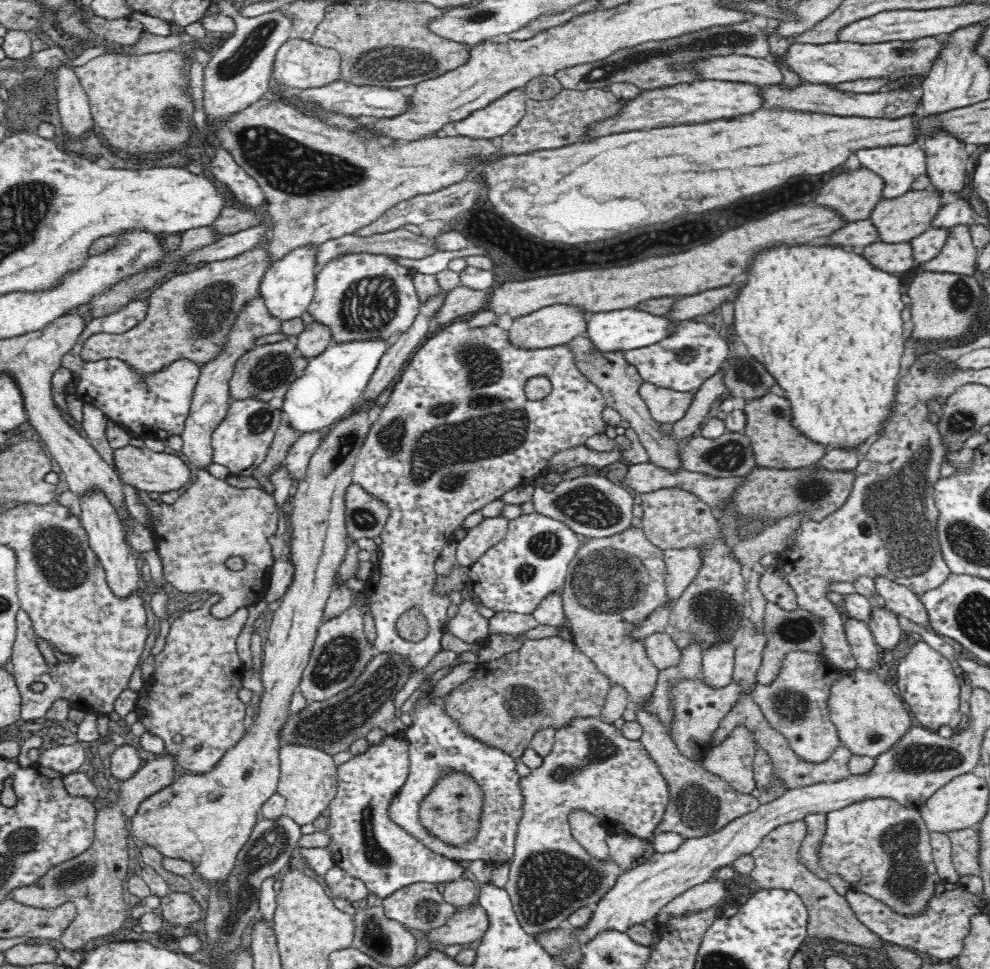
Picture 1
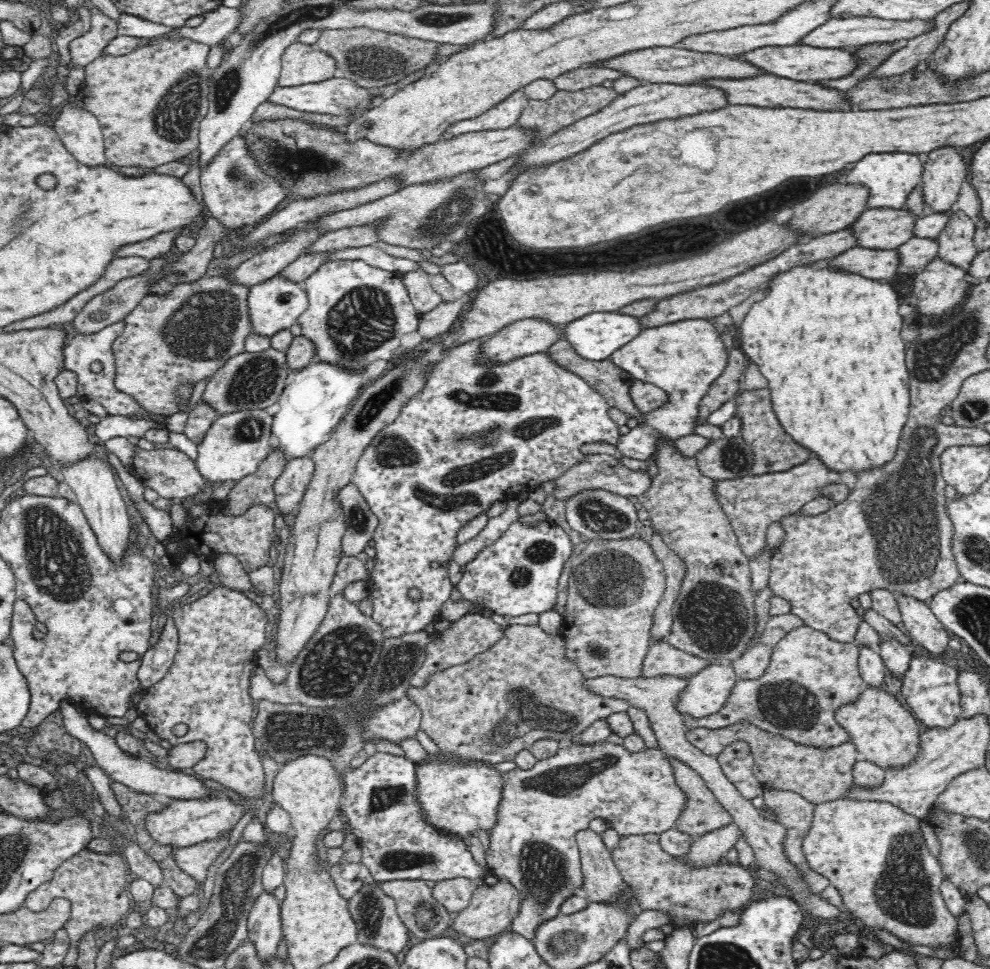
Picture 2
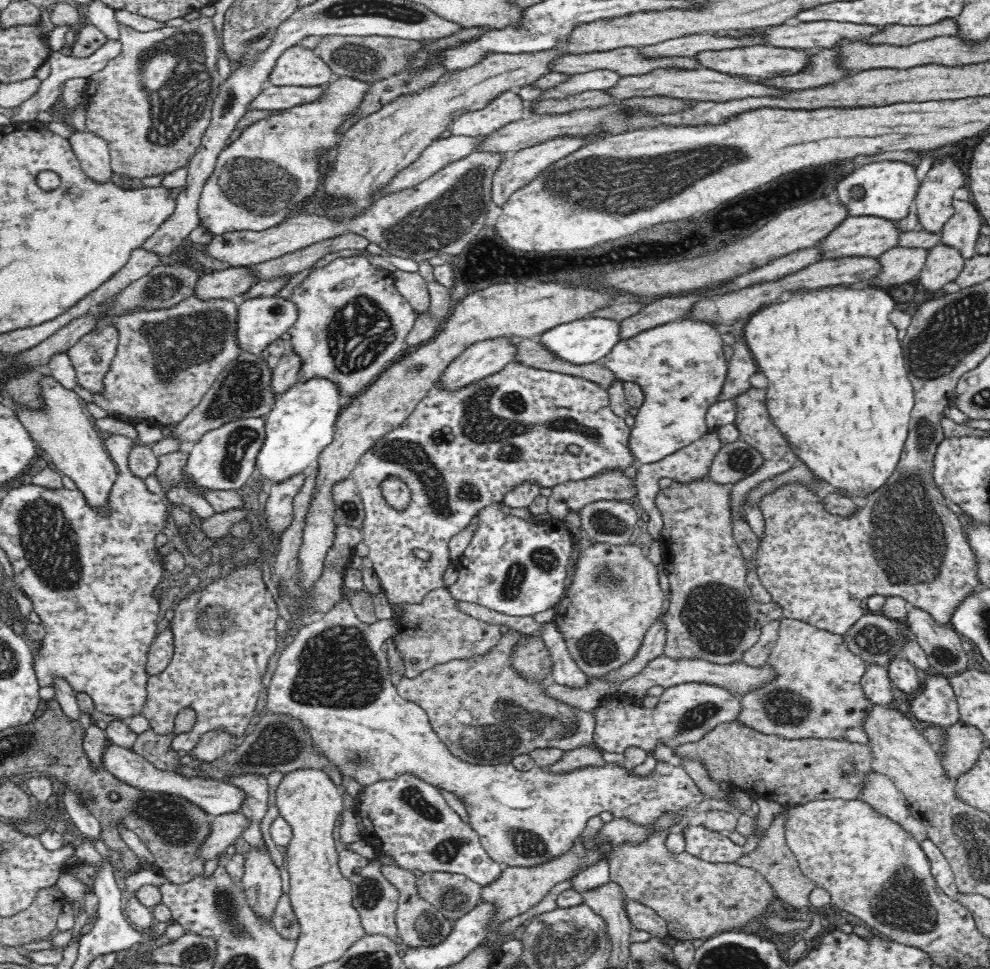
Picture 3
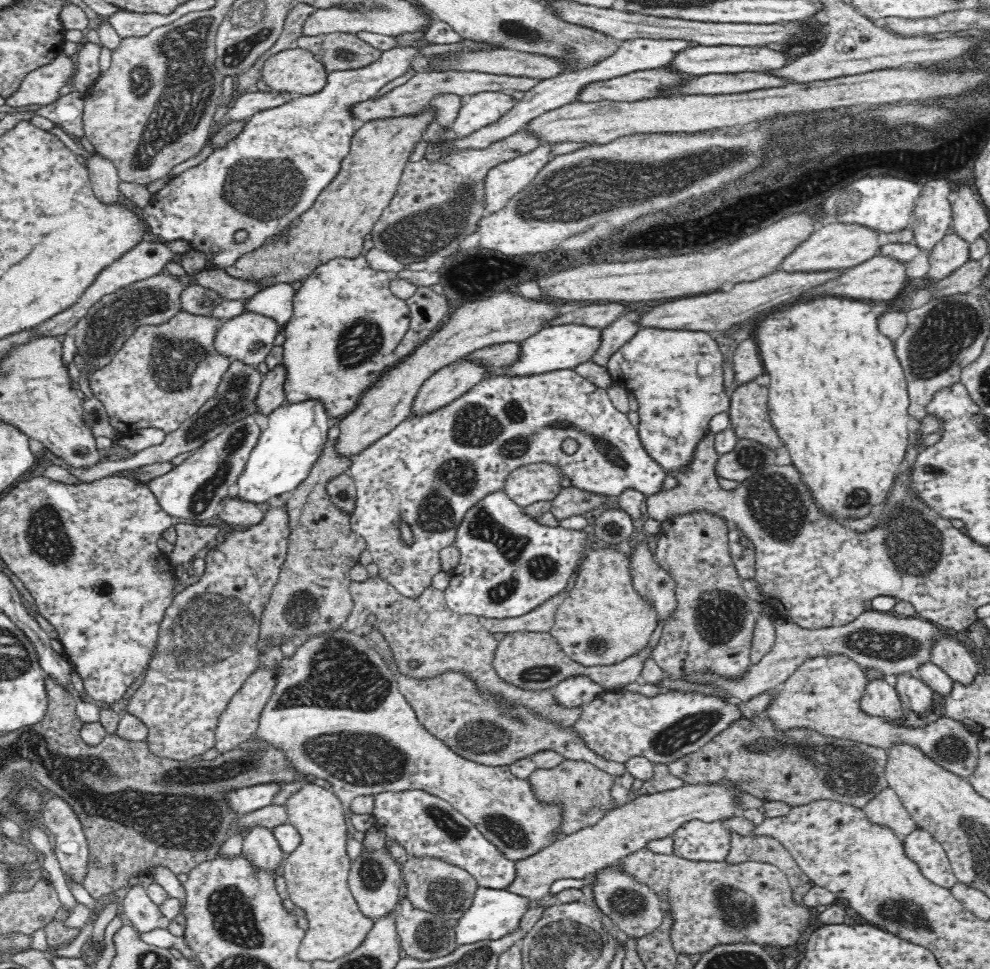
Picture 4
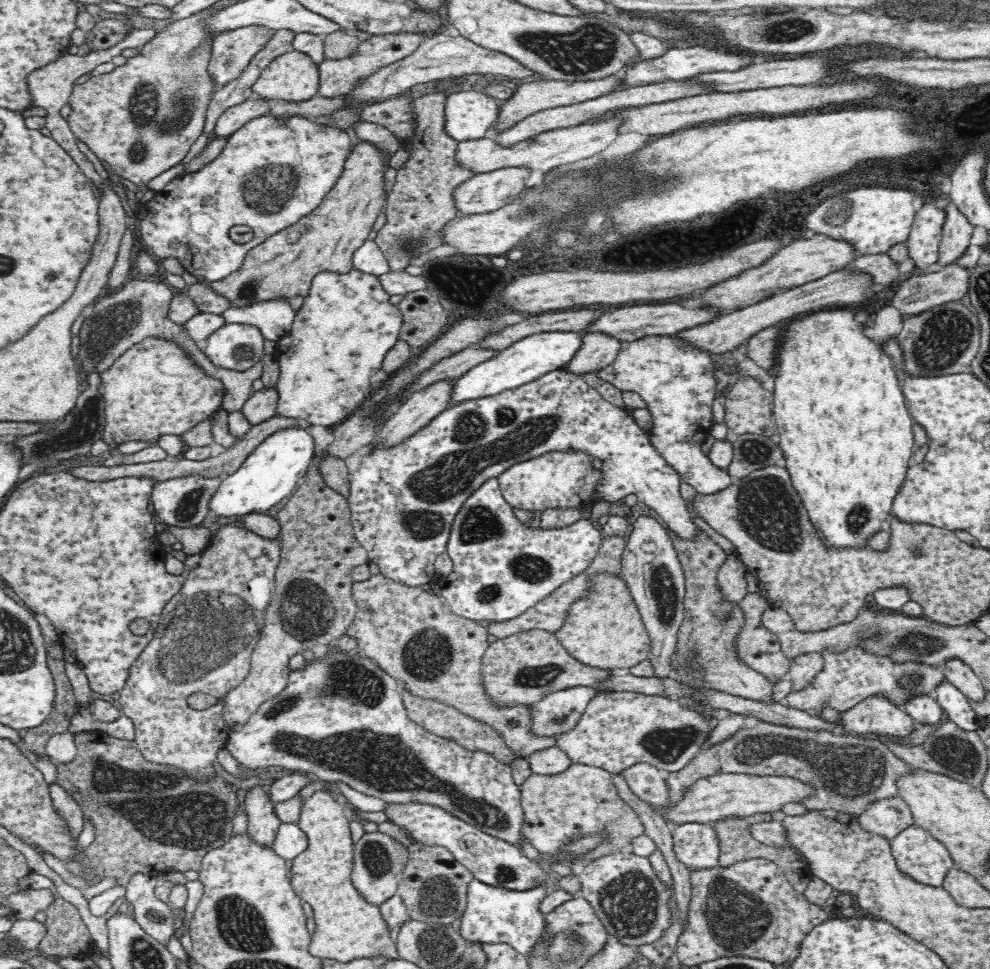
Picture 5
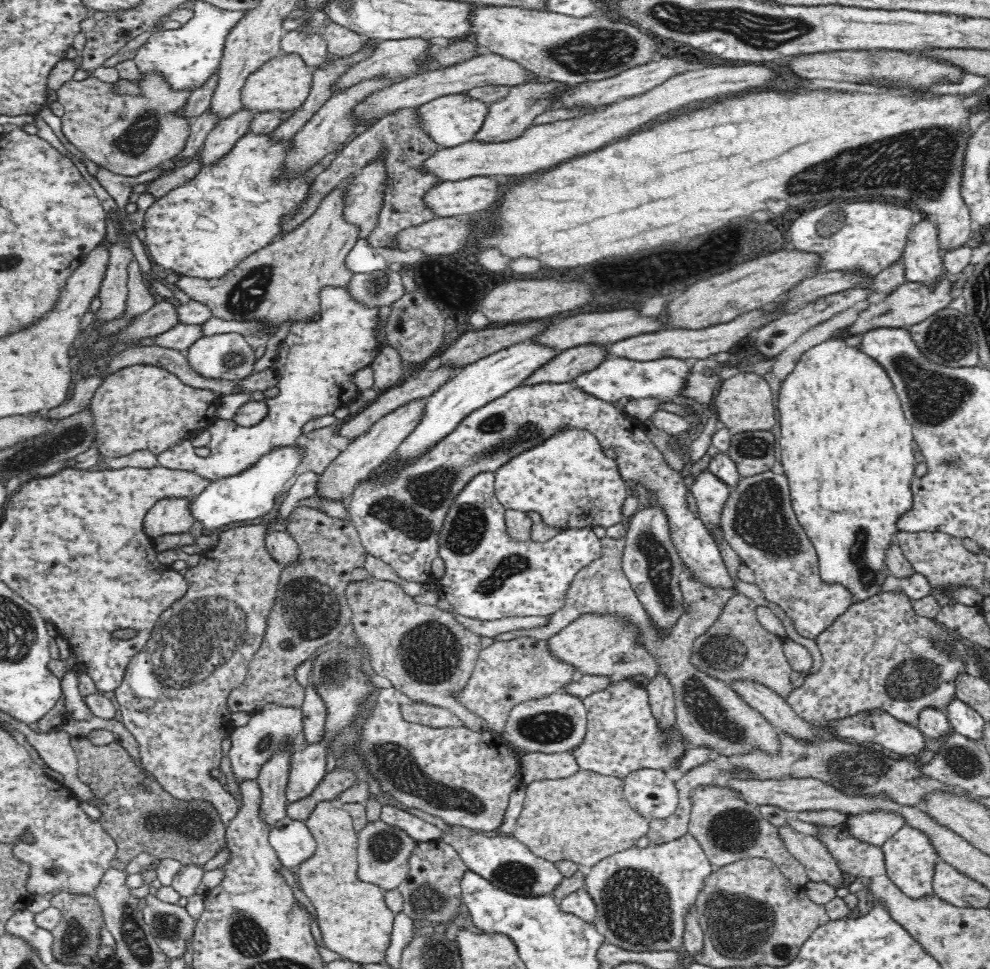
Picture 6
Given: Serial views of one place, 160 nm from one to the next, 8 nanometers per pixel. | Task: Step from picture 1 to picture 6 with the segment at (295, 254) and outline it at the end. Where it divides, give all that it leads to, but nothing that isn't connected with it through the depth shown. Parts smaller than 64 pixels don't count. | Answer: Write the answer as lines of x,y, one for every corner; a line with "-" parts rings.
224,332
224,334
204,335
189,346
185,351
190,366
206,378
221,378
222,380
242,380
252,374
256,354
243,334
239,332

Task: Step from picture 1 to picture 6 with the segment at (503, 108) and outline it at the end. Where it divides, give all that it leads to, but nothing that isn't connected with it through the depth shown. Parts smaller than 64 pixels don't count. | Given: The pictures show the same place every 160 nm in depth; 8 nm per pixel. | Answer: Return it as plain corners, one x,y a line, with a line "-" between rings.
466,93
441,96
419,106
424,131
432,137
432,141
436,145
444,148
453,148
476,140
484,122
486,122
488,111
488,104
470,97

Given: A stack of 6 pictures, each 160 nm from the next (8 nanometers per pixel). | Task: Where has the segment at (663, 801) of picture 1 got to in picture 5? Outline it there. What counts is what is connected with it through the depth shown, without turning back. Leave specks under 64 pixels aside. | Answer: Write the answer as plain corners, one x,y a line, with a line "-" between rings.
336,642
327,647
326,653
321,658
315,659
313,662
306,661
303,670
291,670
286,688
274,698
270,698
270,700
258,706
258,710
250,716
248,722
240,730
230,732
227,736
225,748
235,760
252,770
262,768
262,766
282,766
282,768
287,768
288,770
303,772
312,776
315,780
318,779
324,782
338,797
342,794
340,786
348,785
352,790
363,792
368,796
381,798
384,802
423,802
423,804
433,804
443,808
446,812
453,814
453,816
461,818
464,822
480,828
482,832
494,838
502,839
502,841
506,841
520,850
523,848
522,845
526,843
521,833
525,817
524,809
521,805
521,790
512,776
510,765
496,761
494,755
488,755
484,751
467,751
456,742
439,738
423,730
420,725
416,724
408,716
401,690
396,680
384,672
382,668
379,668
374,661
360,655
359,652
354,654
354,656
351,656
348,652
342,652
337,647

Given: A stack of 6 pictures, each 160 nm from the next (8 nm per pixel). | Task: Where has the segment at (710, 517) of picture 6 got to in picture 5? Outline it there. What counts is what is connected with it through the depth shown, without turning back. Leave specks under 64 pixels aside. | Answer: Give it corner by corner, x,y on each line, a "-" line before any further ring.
679,335
642,336
632,342
624,342
616,360
597,371
597,375
613,384
618,390
631,390
639,394
652,413
652,426
647,430
650,443
666,459
680,477
680,480
693,486
697,492
712,494
728,488
733,482
725,469
717,467
709,456
702,452
702,444
710,435
712,425
712,408
716,397
716,366
710,357
711,353
689,344

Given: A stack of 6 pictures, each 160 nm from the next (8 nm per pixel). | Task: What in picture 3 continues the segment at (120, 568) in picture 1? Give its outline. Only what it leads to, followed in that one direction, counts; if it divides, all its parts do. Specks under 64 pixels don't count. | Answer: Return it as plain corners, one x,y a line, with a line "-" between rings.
47,372
41,380
41,389
46,399
45,409
15,409
15,413
37,445
52,458
59,472
76,483
76,488
82,491
86,503
104,517
108,516
110,491
119,476
119,469
105,449
104,438
96,434
90,418
84,414
84,407
75,390
66,389

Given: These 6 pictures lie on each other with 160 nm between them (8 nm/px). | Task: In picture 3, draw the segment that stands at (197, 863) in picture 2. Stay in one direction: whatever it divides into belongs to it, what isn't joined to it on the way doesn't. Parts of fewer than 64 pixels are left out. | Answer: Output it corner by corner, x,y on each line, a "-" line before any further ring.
240,812
226,813
211,817
210,823
210,834
198,848
198,857
202,859
202,864
224,853
236,838
240,838
244,828
248,826
248,819

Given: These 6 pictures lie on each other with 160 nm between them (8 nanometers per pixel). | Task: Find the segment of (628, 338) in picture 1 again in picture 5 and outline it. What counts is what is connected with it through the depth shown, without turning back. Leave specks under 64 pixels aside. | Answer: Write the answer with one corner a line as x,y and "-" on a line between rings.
558,330
531,334
514,342
508,348
499,351
494,358
482,362
457,379
451,394
450,405
474,401
478,398
485,398
484,396
494,396
504,390
512,390
526,384
526,382
532,382
553,370
564,368
580,350
583,336
584,334
579,332
560,332

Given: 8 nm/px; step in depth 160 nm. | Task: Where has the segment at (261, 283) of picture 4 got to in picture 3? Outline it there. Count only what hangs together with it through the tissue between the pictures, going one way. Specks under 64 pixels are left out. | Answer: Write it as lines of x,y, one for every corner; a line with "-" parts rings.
347,233
321,240
296,250
292,253
259,263
255,267
255,274
259,280
274,278
274,276
286,276
286,274
296,274
304,268
312,267
317,261
325,258
329,254
342,250
365,250
369,240
360,234

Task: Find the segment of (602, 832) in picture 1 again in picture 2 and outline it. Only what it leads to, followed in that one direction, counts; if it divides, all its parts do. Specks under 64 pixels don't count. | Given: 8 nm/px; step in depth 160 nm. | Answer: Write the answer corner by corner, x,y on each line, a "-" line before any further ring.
584,828
575,833
575,839
584,873
581,894
590,902
622,900
626,882
616,868
610,847
602,840
601,833

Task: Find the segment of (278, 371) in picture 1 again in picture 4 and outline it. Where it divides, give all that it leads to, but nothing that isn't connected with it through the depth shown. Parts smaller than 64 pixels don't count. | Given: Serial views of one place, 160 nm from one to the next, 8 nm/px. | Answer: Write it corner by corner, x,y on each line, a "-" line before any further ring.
232,360
226,372
222,374
215,396
202,404
193,417
186,418
184,422
181,422
176,430
166,433
164,442
149,446
134,454
132,458
99,462
97,465
88,467
87,469
71,468
68,471
76,478
76,482
89,483
111,476
113,473
118,473
119,471
131,471
134,468
138,468
138,466
146,466
146,464
154,464
154,462
168,462
172,458
176,458
179,454
194,451
196,448
202,446
206,440
210,440
216,434
224,431
226,426
230,426
230,424
238,422
238,420
248,418
248,416
259,410
257,405
258,392
262,379
262,373
260,373
256,366
244,364
241,360

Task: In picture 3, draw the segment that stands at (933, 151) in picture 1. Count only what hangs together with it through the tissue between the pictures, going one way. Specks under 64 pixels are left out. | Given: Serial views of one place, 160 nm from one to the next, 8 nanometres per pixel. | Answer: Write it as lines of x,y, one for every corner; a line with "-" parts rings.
940,158
927,172
915,196
917,215
924,229
940,233
954,214
953,200
958,188
968,185
968,176
952,158

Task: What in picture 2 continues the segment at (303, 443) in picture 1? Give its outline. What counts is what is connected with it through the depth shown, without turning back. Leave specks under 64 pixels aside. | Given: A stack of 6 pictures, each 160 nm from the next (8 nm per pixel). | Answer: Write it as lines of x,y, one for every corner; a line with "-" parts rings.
310,454
287,460
282,474
274,483
276,498
272,505
276,513
285,515
298,509
298,502
306,492
306,486
314,474
314,469
314,461

